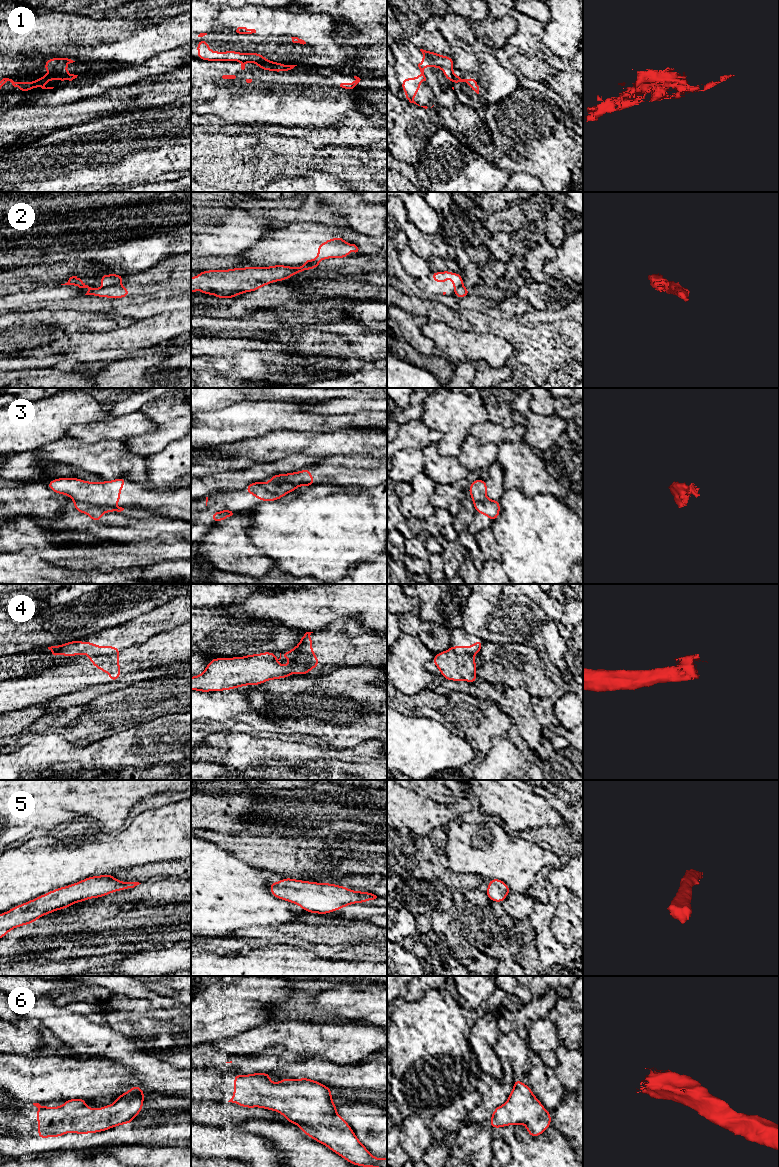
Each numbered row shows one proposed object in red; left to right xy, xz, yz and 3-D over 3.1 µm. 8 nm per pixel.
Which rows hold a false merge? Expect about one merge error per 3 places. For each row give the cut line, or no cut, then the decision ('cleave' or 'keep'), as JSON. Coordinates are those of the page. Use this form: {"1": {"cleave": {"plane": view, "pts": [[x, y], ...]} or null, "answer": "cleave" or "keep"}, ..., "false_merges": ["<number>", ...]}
{"1": {"cleave": {"plane": "xy", "pts": [[66, 71], [61, 80]]}, "answer": "cleave"}, "2": {"cleave": {"plane": "xz", "pts": [[318, 261], [306, 263], [298, 267]]}, "answer": "cleave"}, "3": {"cleave": {"plane": "xy", "pts": [[73, 499], [79, 502], [111, 505]]}, "answer": "cleave"}, "4": {"cleave": {"plane": "xz", "pts": [[291, 650], [295, 658], [304, 655], [305, 663], [311, 669]]}, "answer": "cleave"}, "5": {"cleave": null, "answer": "keep"}, "6": {"cleave": null, "answer": "keep"}, "false_merges": ["1", "2", "3", "4"]}

